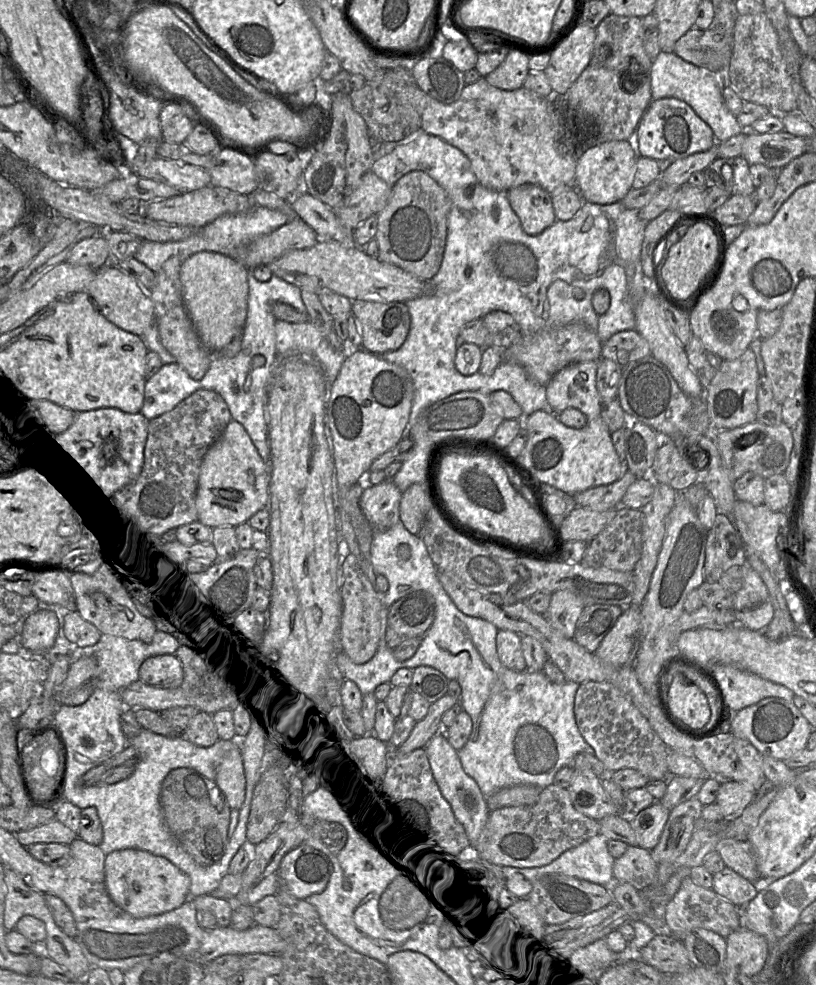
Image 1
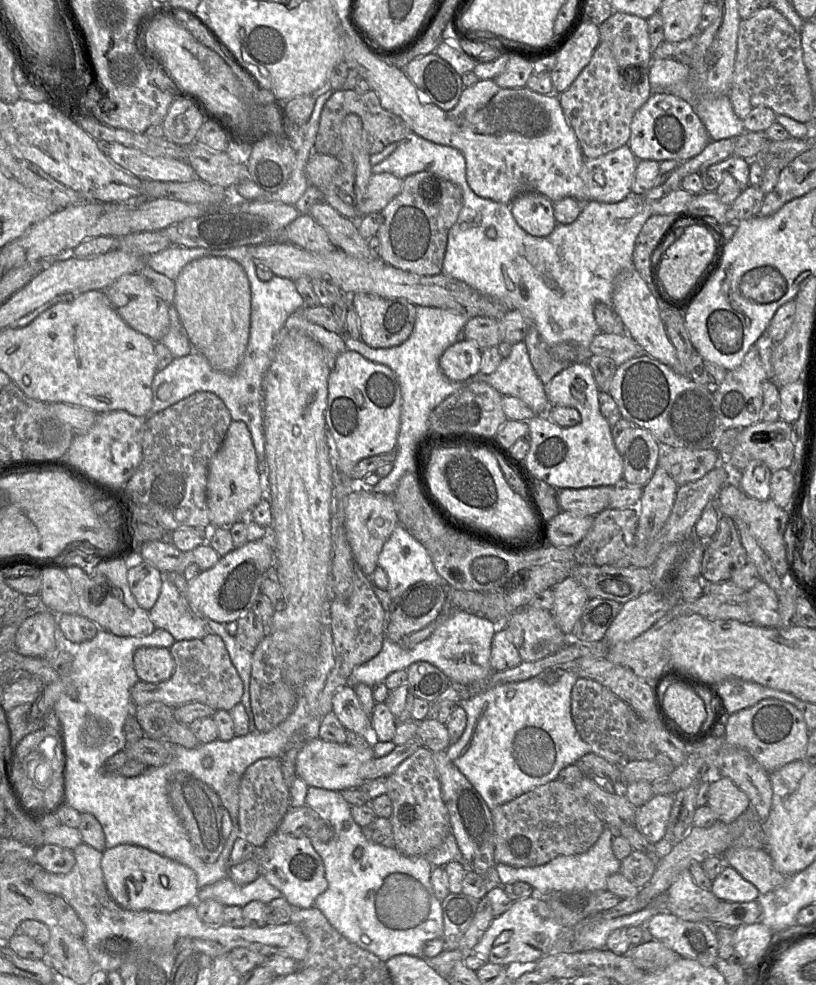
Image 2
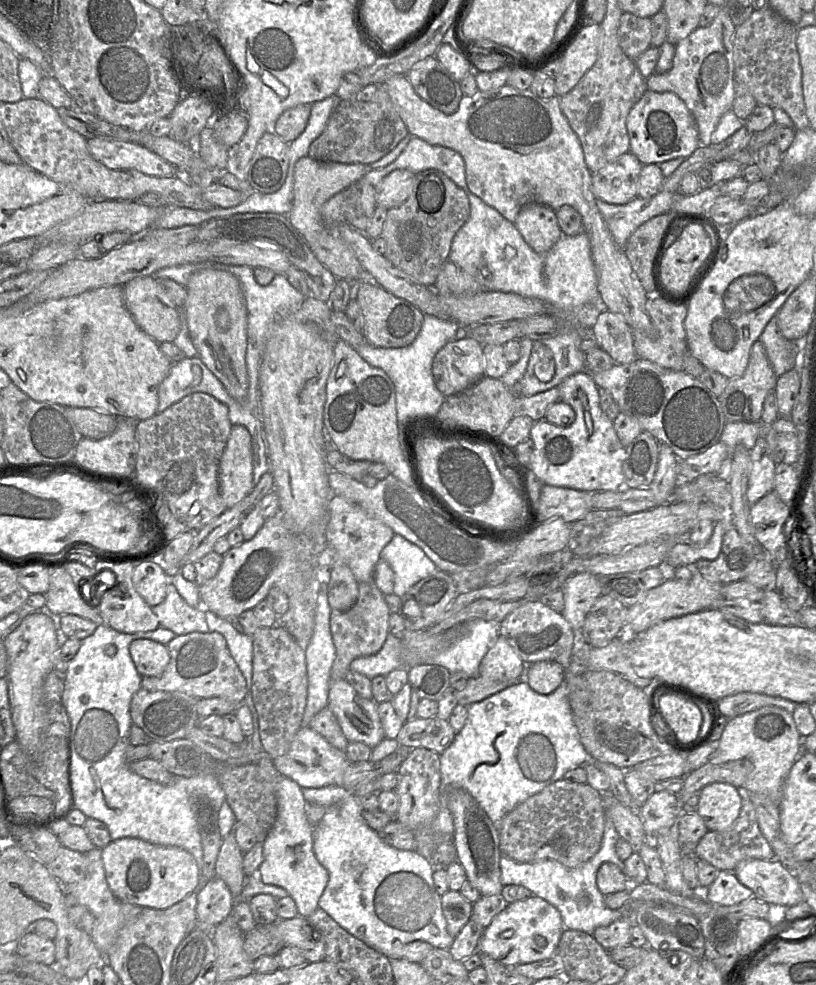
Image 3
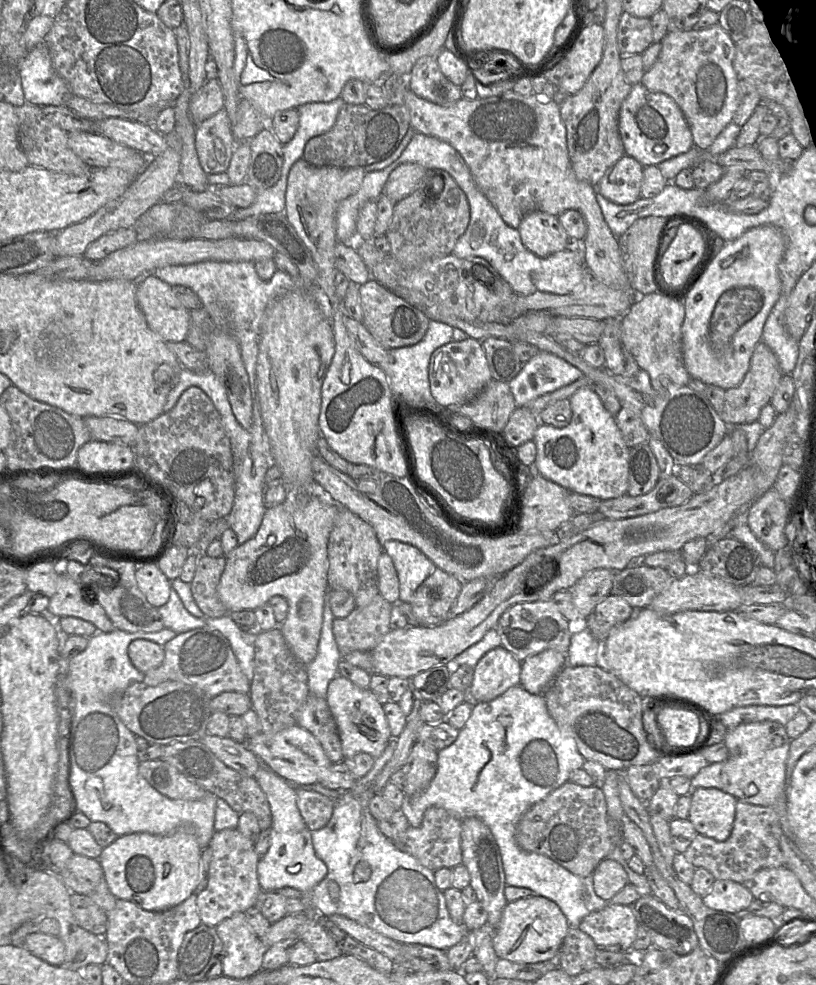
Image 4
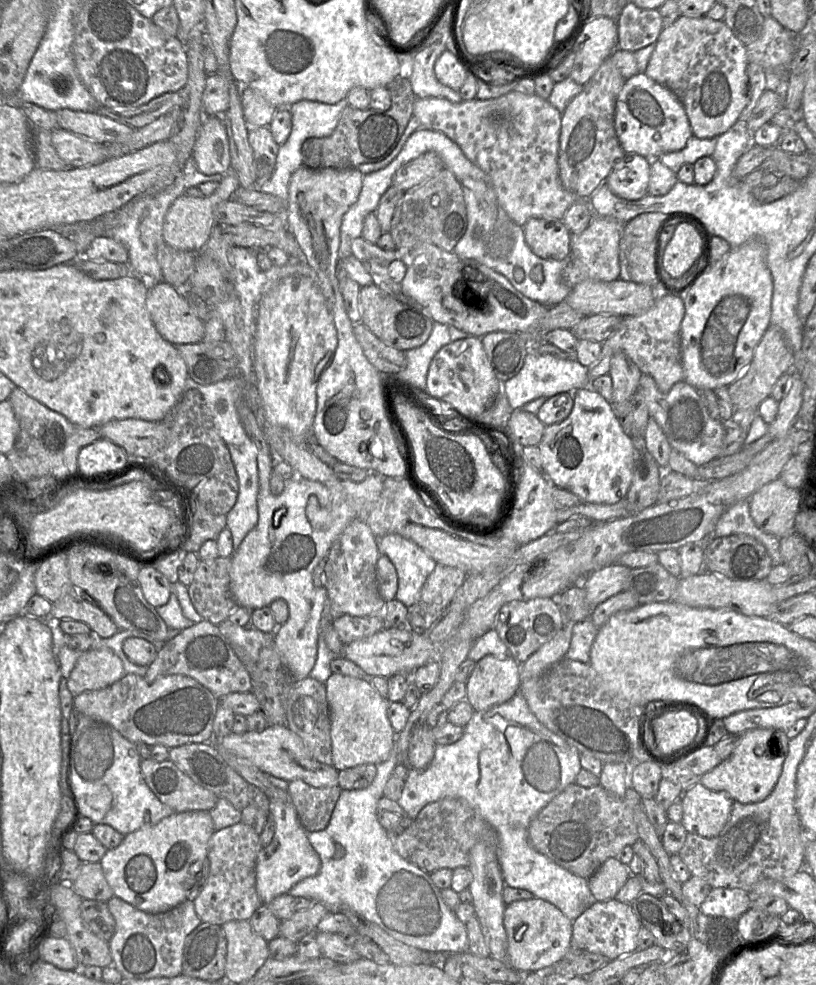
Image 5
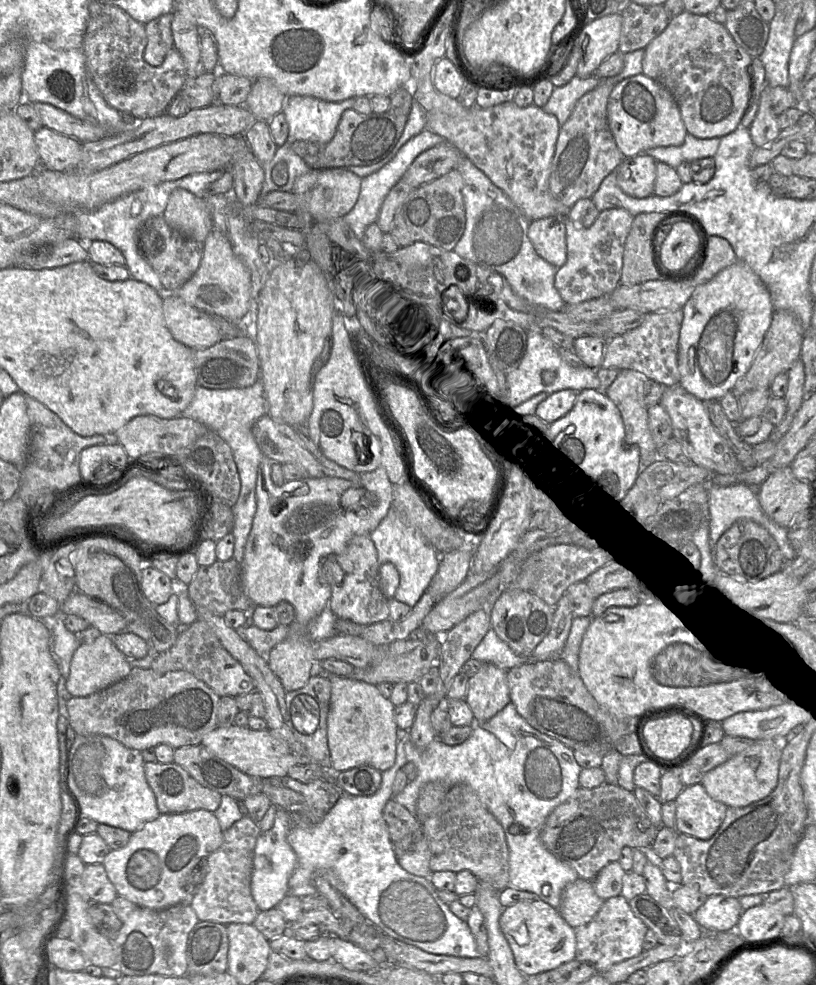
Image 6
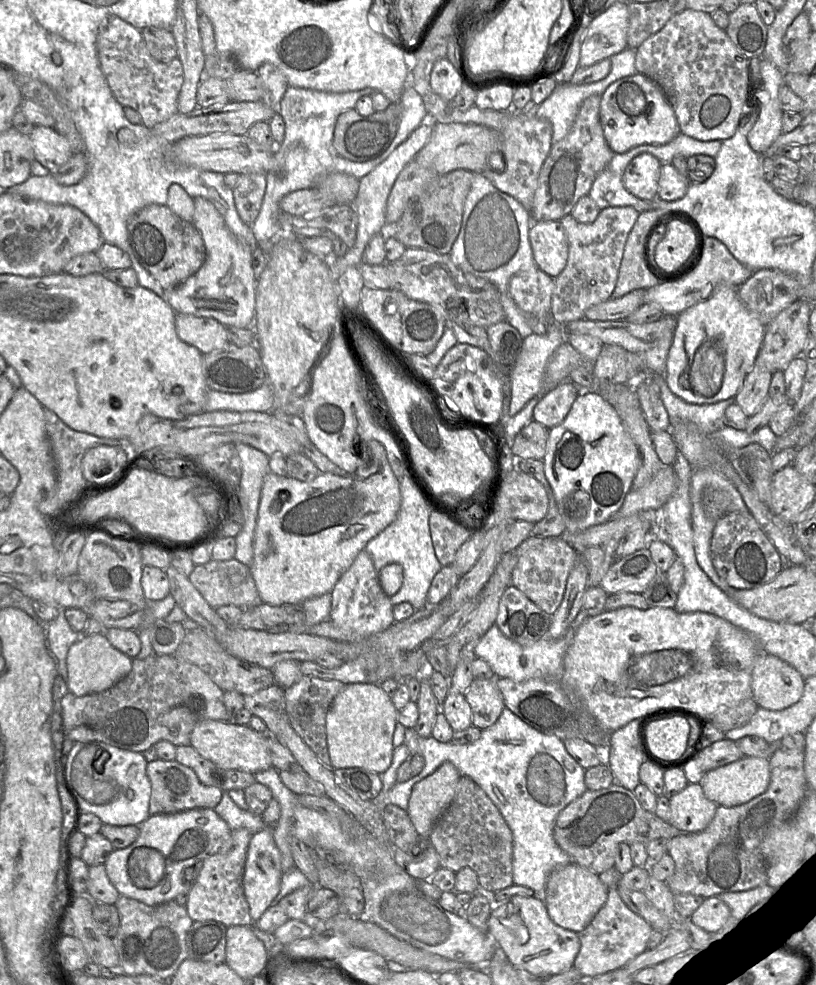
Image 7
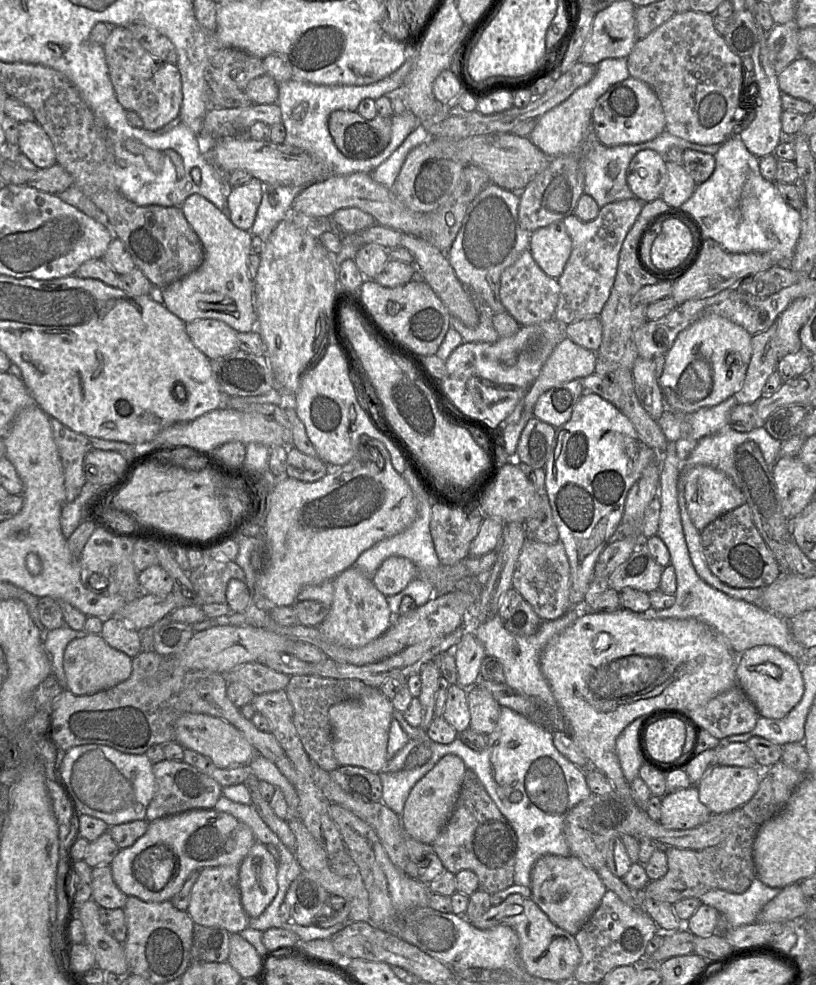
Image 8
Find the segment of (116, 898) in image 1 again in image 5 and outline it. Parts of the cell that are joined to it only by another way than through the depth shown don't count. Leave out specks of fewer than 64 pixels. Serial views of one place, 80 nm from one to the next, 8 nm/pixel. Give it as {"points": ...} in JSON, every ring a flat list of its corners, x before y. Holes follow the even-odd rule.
{"points":[[198,810,198,811,176,812,162,819,156,825,142,827,132,833,125,835,121,844,116,848,108,849,100,861,103,868,103,873,106,877,108,884,113,890,114,896,117,896,118,898,121,898,122,900,135,906,137,909,148,913,161,913,178,906,188,898,190,891,193,889,194,885,197,882,196,875,202,869,204,859,207,856,208,845,211,836,213,835,214,832,215,829,212,817,210,815,210,811]]}

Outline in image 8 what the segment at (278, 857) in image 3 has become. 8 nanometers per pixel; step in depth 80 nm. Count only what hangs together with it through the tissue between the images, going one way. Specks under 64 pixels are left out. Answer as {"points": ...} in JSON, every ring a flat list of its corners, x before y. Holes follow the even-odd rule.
{"points":[[256,841,239,864,241,903,250,918,261,915,277,894,278,864,265,844]]}

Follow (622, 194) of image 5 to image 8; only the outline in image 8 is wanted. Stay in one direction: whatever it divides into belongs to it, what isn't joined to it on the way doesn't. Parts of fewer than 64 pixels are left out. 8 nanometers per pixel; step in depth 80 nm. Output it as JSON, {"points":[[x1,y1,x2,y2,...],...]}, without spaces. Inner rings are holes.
{"points":[[644,149,637,152,626,172,627,184,643,203,661,198,667,182,666,157,660,153]]}

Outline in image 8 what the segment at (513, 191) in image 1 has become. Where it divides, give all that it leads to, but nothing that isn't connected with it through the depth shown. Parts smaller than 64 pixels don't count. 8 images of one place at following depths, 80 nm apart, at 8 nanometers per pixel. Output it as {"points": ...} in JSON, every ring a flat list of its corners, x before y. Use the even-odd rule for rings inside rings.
{"points":[[562,220,530,234,529,251,536,264,551,278,561,276,571,249,571,239]]}

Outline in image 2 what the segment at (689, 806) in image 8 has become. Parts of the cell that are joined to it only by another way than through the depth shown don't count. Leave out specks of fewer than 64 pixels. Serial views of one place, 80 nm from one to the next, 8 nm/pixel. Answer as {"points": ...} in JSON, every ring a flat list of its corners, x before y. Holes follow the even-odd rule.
{"points":[[719,777,710,784,707,805,715,812,717,821,730,824,749,809,750,801,729,778]]}

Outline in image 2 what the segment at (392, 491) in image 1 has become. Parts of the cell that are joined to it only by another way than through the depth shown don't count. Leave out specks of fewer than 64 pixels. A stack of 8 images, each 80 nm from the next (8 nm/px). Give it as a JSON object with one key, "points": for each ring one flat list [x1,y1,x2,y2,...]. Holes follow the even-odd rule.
{"points":[[361,490,353,491,345,496,346,537,353,559,365,576,372,576,382,547,398,524,393,494]]}

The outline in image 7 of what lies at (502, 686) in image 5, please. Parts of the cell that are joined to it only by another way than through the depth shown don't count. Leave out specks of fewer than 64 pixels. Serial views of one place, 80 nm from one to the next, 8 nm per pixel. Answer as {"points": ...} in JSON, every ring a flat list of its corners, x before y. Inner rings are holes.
{"points":[[497,677,492,679,475,678,464,694,471,707,472,725,480,730,493,725,505,707,496,681]]}

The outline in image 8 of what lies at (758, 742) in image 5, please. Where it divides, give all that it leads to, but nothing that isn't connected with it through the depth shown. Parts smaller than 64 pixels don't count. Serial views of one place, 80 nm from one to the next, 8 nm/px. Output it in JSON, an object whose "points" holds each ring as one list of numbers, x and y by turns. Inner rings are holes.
{"points":[[716,765,696,785,699,800,712,814,723,814,747,803,757,792,763,770,760,767]]}

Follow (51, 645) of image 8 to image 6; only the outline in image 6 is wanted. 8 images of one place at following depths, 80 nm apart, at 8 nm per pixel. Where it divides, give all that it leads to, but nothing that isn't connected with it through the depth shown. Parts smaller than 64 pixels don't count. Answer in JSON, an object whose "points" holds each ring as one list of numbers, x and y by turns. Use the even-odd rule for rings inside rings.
{"points":[[63,613,55,614,52,618,41,618,50,629,50,634,54,638,54,652,60,659,60,673,67,679,70,674,70,663,75,650,79,647,79,642,75,633,70,632,64,625]]}

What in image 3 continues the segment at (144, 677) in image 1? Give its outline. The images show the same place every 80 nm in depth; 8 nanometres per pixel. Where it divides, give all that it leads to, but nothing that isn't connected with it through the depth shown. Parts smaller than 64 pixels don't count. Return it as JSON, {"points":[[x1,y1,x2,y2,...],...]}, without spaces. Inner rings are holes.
{"points":[[149,639,134,640,129,646,129,651,142,677,160,676,170,661,167,646]]}

